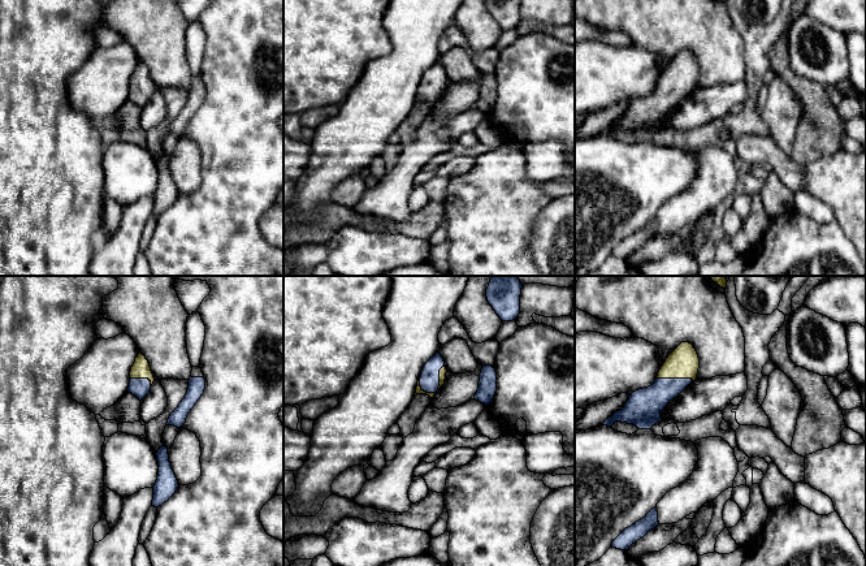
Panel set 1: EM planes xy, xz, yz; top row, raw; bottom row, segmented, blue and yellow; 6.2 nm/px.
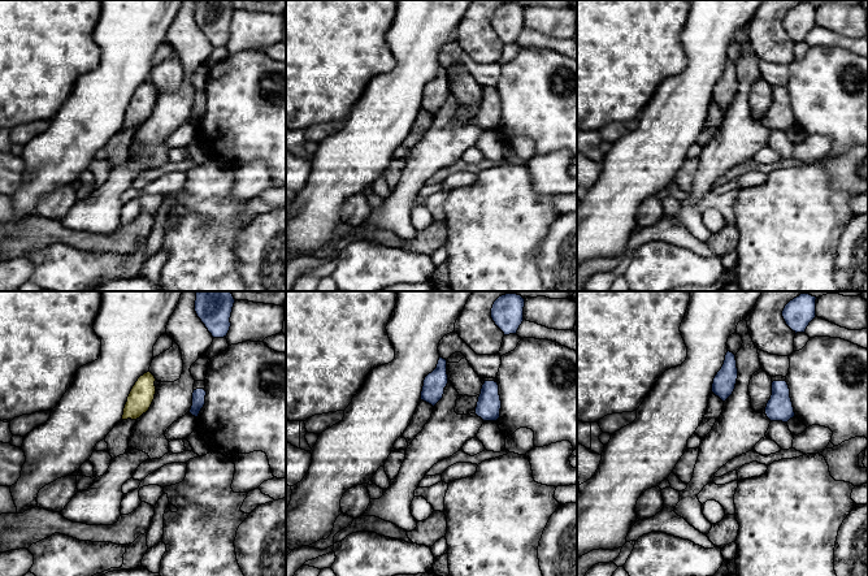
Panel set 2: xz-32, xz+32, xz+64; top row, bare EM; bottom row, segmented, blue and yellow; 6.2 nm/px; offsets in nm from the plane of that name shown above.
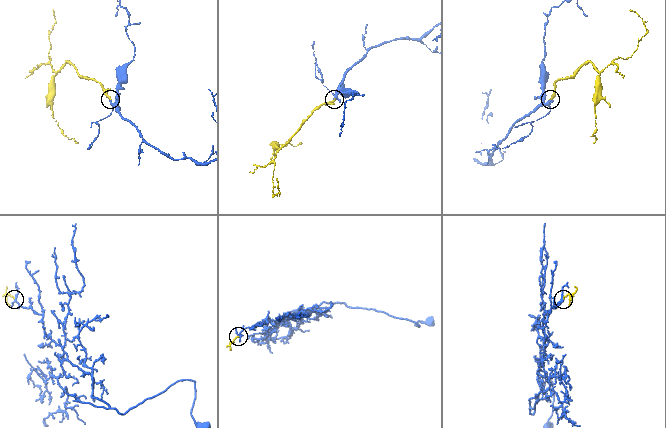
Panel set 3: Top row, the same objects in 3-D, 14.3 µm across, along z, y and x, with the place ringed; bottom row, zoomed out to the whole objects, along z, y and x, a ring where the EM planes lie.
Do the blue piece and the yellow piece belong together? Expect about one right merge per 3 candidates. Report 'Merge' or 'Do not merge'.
Merge

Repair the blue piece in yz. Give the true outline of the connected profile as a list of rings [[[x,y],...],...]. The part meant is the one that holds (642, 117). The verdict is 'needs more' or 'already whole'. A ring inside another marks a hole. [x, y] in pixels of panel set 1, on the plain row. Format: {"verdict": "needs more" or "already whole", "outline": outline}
{"verdict": "needs more", "outline": [[[681,51],[661,75],[654,92],[633,100],[624,116],[606,128],[603,134],[612,135],[615,130],[622,130],[638,138],[651,138],[663,129],[661,120],[668,111],[697,88],[698,77],[696,57],[689,51]]]}

